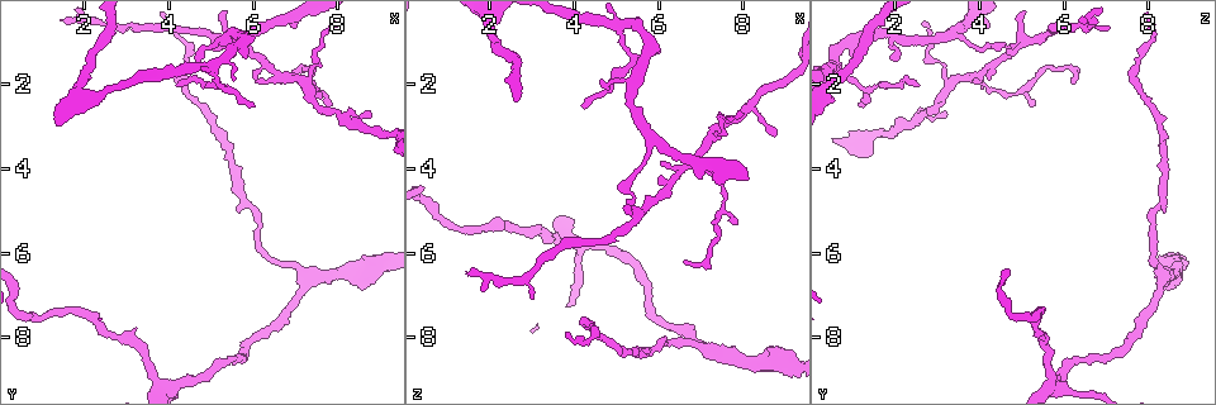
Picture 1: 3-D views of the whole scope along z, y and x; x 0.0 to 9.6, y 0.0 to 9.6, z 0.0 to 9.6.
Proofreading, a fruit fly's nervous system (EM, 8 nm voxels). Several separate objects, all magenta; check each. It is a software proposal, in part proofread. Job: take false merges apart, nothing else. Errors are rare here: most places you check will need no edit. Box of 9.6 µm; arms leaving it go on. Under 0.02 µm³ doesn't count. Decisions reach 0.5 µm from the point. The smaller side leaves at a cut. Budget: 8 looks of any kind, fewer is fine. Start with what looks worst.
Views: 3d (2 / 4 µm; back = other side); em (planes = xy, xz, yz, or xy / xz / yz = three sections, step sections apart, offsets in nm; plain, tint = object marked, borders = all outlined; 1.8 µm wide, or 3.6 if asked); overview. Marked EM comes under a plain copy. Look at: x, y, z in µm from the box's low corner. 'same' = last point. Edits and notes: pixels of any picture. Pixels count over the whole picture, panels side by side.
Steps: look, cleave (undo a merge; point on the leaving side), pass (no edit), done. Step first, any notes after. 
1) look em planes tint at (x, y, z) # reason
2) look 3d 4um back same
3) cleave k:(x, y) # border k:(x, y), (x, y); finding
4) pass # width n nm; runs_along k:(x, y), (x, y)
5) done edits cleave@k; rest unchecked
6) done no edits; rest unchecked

look em planes tint at (5.50, 0.95, 5.05) # branch point

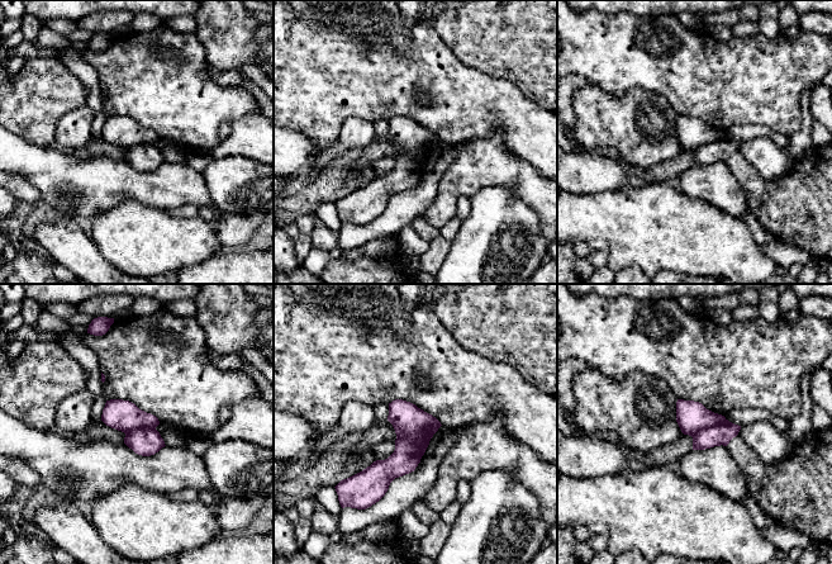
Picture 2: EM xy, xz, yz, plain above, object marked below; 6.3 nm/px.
cleave 2:(721, 434) # border 2:(724, 418), (702, 427), (690, 435); a second neuron is stuck on

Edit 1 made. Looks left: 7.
look overview

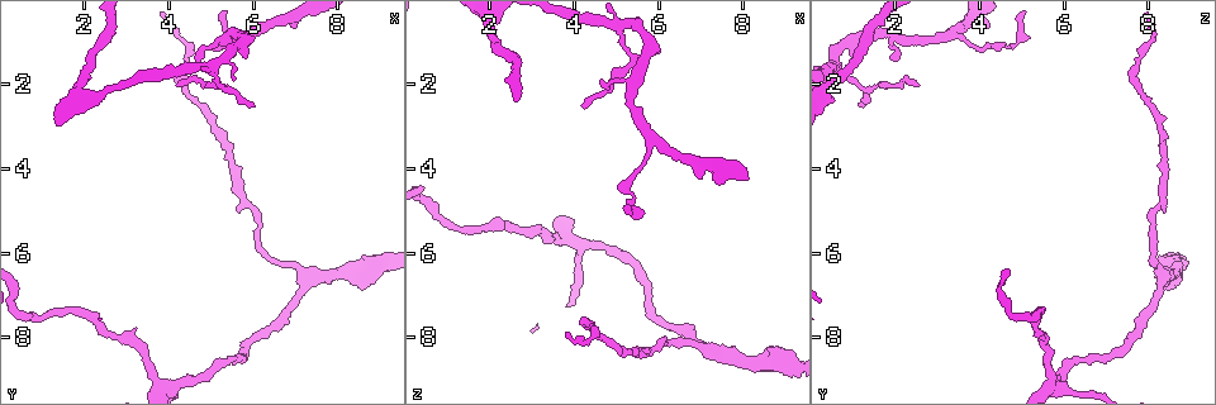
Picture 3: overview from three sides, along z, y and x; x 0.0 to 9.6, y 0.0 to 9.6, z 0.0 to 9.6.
look em xy step 4 tint at (5.10, 1.60, 0.60) # three arms meet

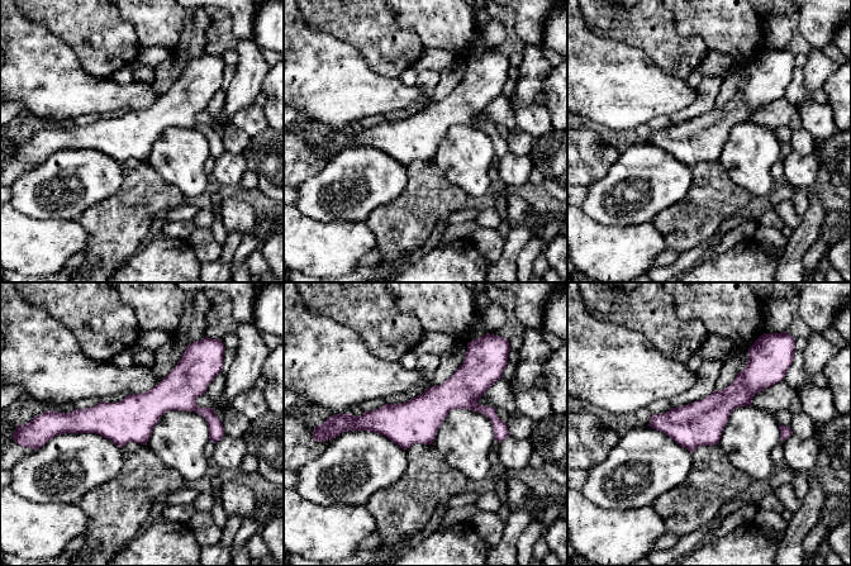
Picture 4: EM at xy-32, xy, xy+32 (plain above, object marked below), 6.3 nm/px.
look em planes borders same

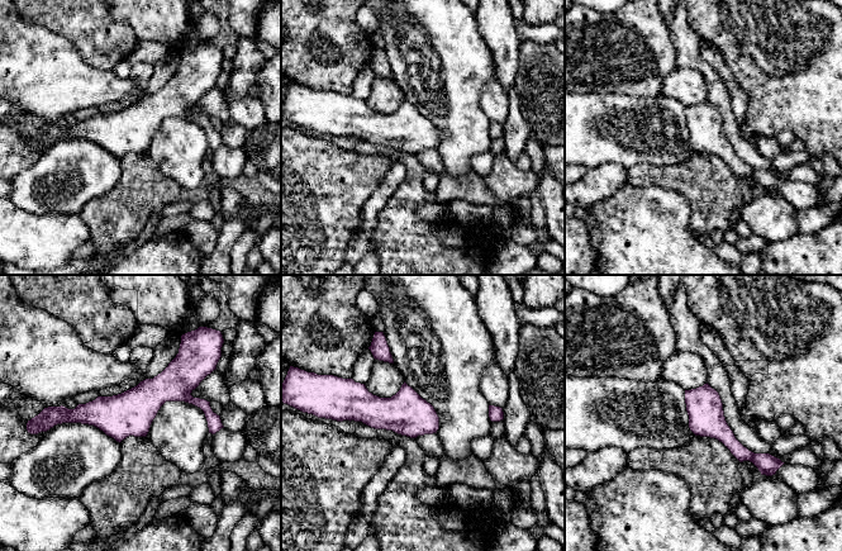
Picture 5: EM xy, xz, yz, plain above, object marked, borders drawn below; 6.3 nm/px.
pass # runs_along 5:(63, 411), (184, 394), (215, 423); all the same neuron

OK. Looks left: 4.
look em xy step 4 tint at (7.30, 6.65, 8.30) # three arms meet

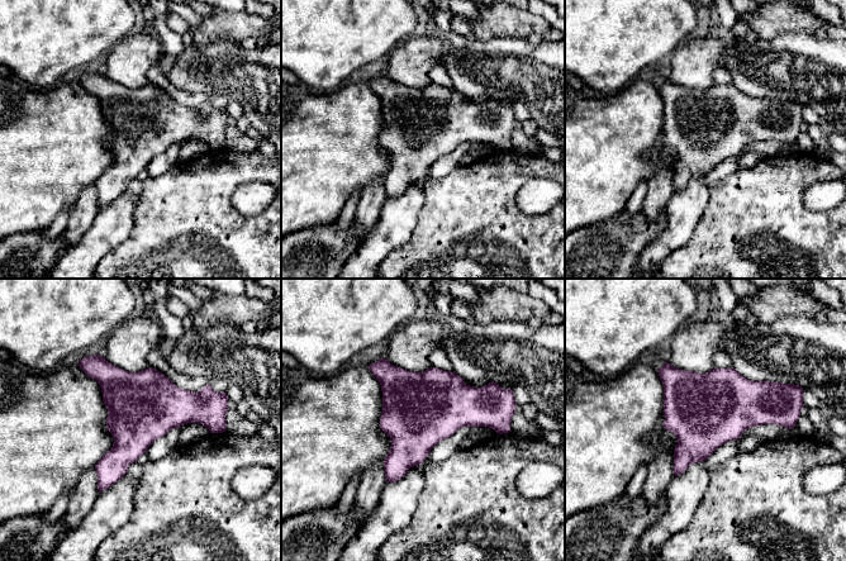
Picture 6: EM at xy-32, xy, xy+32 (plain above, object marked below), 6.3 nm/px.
look em xz step 4 tint same

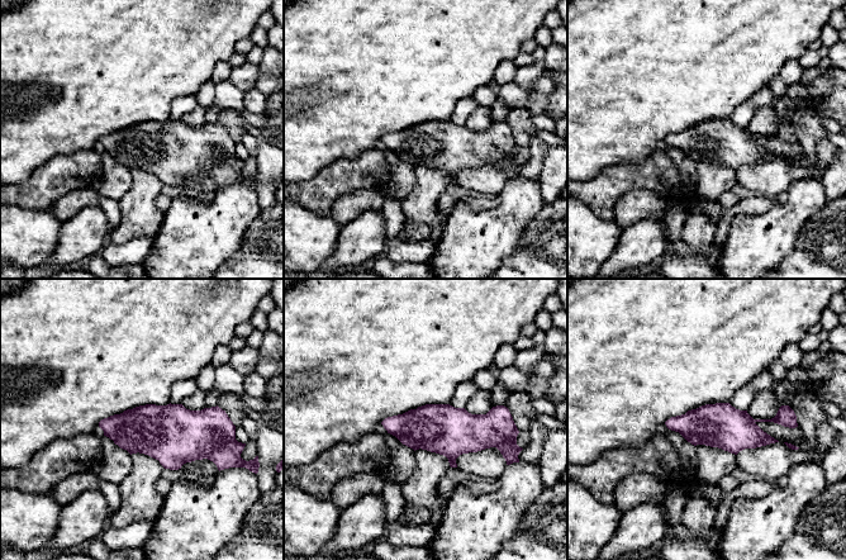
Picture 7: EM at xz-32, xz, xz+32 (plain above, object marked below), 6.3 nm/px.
pass # runs_along 7:(785, 416), (752, 423), (669, 423); continuous, no second neuron

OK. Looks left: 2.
look em planes borders at (3.85, 9.10, 5.65)

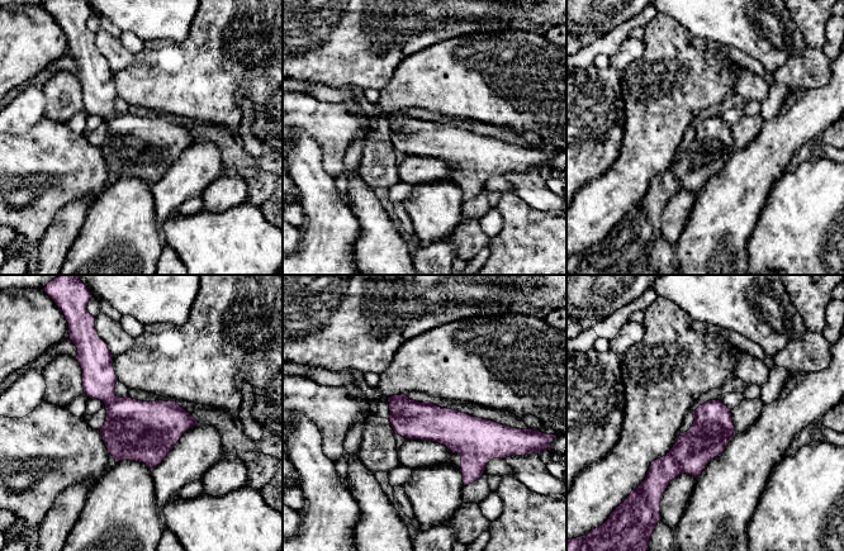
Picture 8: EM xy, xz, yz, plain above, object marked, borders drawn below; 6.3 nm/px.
pass # continuous, no second neuron

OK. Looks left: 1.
done edits cleave@2; rest unchecked

